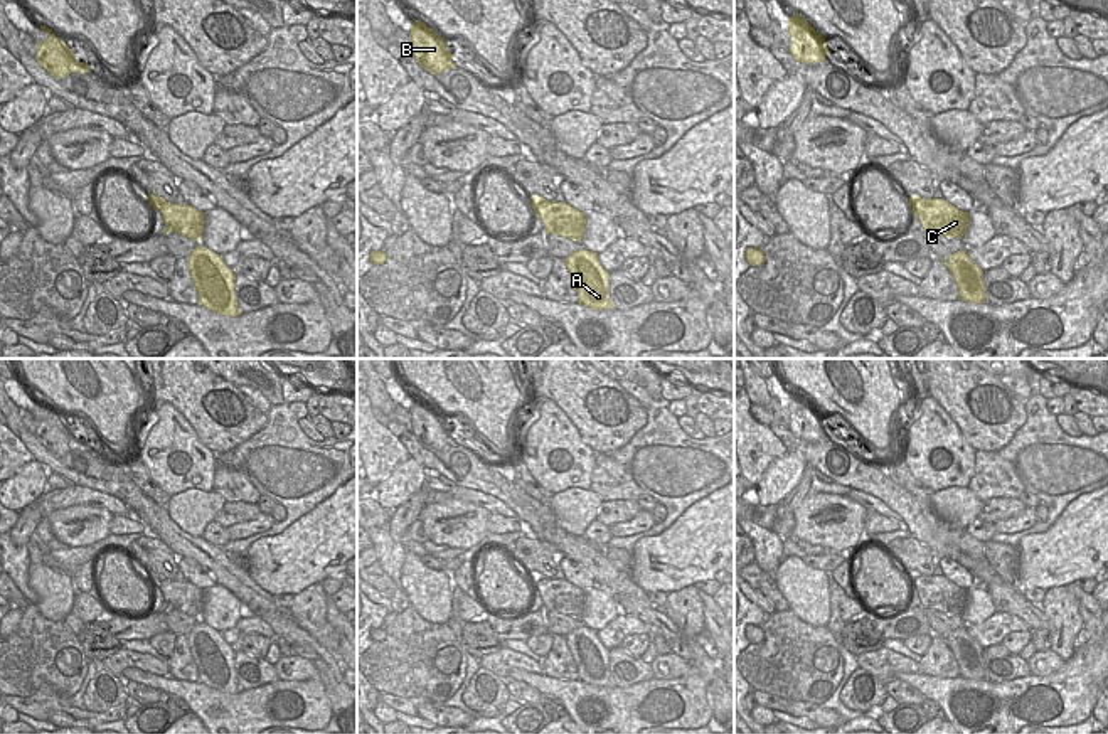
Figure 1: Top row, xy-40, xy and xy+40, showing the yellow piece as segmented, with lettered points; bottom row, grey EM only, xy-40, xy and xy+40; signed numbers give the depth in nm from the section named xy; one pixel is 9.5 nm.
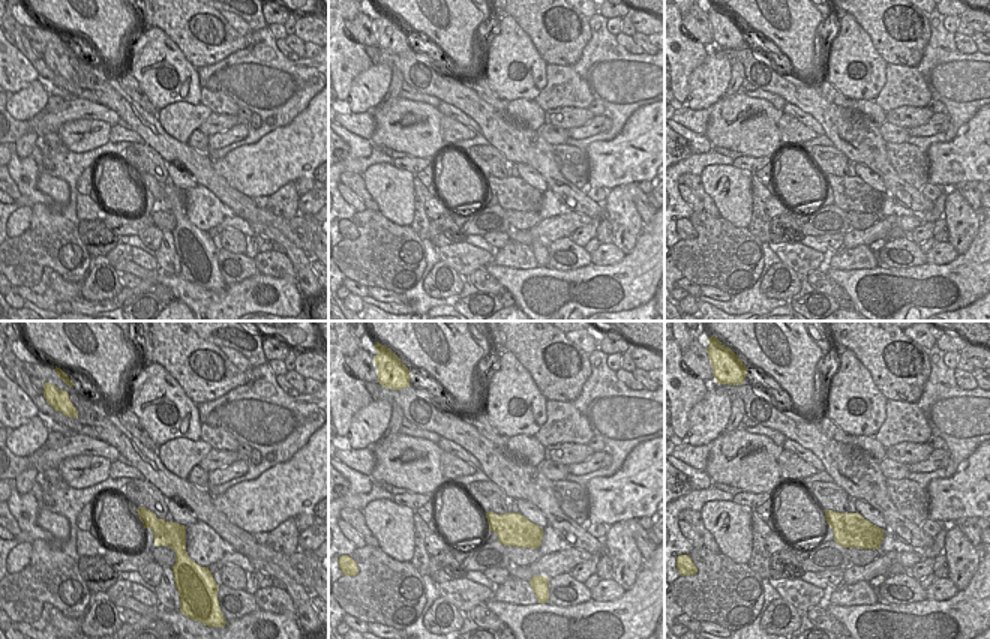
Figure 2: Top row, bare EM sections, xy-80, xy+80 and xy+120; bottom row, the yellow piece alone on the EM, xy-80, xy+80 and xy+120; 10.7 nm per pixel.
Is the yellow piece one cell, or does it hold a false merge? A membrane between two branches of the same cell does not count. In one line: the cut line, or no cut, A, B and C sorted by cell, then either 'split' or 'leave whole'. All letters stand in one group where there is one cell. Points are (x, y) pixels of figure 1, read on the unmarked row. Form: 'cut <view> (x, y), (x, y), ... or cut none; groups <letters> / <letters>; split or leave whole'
cut xy-40 (165, 578), (159, 588); groups A B / C; split

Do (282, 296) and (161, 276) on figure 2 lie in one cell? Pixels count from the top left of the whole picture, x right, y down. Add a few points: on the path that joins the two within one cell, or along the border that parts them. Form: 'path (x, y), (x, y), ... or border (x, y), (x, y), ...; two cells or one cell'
path (254, 288), (237, 300), (198, 300), (191, 294); one cell

